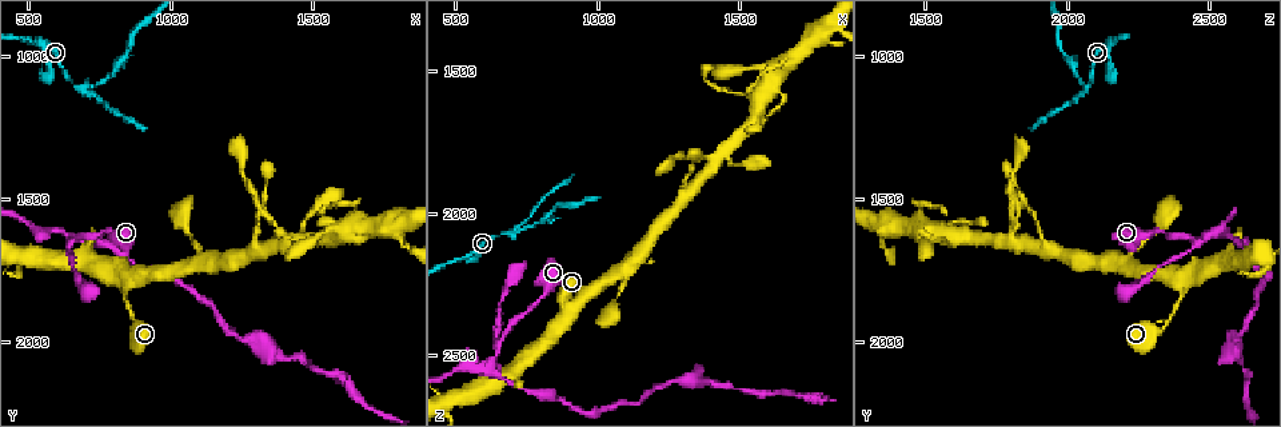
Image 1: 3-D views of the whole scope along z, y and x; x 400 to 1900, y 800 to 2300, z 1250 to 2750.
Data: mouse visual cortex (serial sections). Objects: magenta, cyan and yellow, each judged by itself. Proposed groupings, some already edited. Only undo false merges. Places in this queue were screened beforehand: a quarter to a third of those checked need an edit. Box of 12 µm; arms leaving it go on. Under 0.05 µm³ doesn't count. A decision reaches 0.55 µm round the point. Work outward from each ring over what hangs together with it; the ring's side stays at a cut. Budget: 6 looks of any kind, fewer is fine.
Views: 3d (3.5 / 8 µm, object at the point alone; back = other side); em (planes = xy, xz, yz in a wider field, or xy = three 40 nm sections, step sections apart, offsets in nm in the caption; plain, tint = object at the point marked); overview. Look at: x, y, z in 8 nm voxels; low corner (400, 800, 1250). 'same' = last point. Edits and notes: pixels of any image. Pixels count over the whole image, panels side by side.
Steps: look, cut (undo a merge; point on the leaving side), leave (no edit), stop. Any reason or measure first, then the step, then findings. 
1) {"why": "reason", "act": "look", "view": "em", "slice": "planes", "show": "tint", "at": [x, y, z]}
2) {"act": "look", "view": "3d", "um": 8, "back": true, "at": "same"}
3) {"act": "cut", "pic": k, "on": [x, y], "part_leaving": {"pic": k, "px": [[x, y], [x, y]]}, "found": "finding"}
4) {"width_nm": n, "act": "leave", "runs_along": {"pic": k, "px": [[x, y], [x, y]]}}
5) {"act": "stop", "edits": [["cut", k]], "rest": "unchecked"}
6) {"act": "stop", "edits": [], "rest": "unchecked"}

{"why": "narrows sharply", "act": "look", "view": "3d", "um": 3.5, "at": [660, 1100, 2080]}

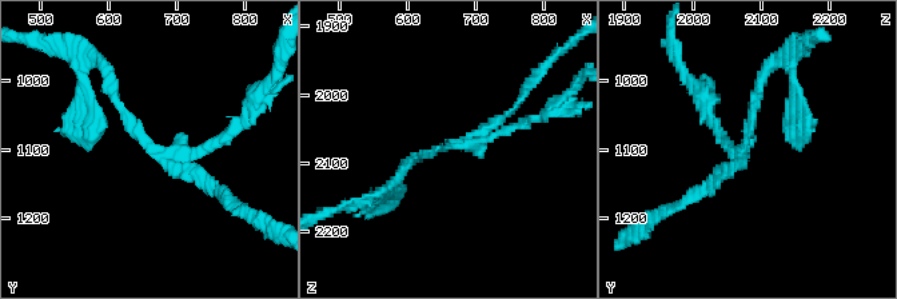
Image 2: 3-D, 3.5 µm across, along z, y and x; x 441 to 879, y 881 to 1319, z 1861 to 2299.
{"why": "need the tissue", "act": "look", "view": "em", "slice": "xy", "step": 1, "show": "tint", "at": [660, 1095, 2075]}

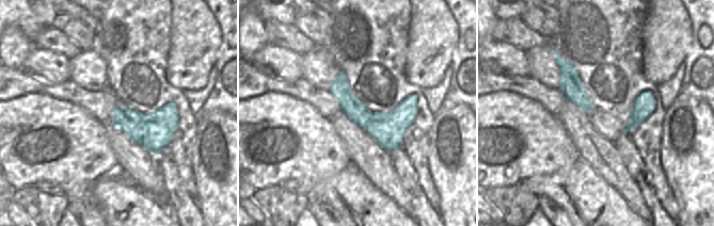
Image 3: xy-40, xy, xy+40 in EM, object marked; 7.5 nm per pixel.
{"width_nm": 240, "act": "cut", "pic": 2, "on": [231, 131], "part_leaving": {"pic": 2, "px": [[195, 151], [240, 123], [276, 66]]}, "found": "two cells meet here"}

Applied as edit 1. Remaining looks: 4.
{"act": "look", "view": "overview"}

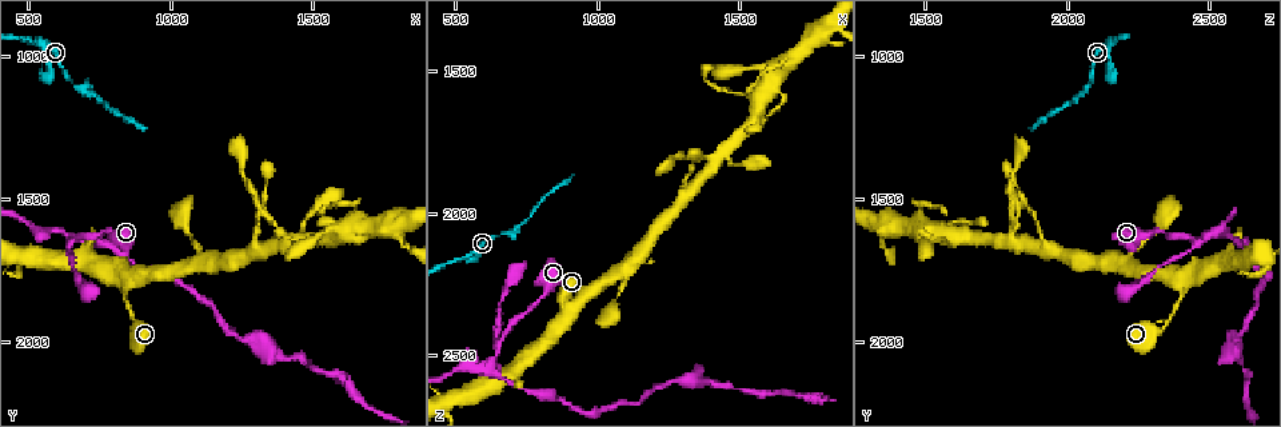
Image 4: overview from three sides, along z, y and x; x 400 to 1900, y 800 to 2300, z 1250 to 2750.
{"act": "look", "view": "3d", "um": 8, "at": [660, 1650, 2460]}

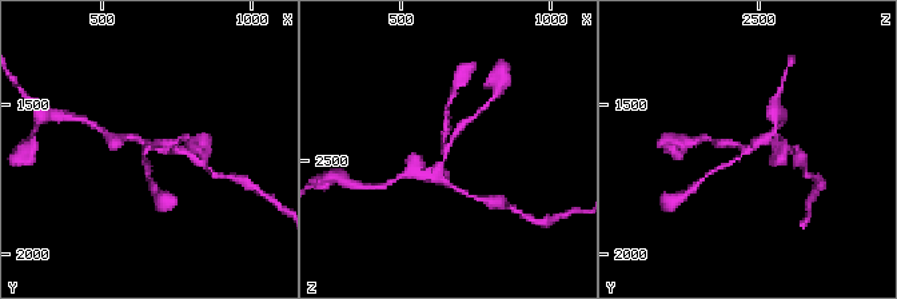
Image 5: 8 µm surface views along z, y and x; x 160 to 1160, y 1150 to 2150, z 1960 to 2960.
{"arms": 4, "arm_widths_nm": [150, 150, 200, 200], "why": "shape alone is not enough", "act": "look", "view": "em", "slice": "xy", "step": 3, "show": "tint", "at": [660, 1660, 2450]}

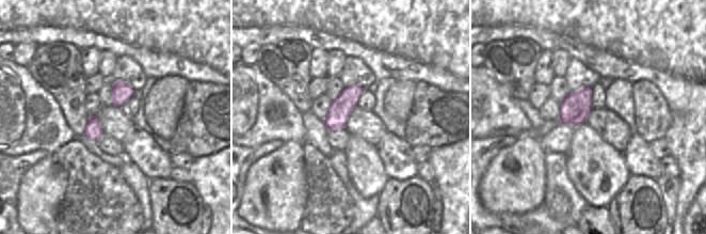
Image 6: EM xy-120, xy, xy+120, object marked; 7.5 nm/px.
{"act": "leave", "found": "all the same cell"}

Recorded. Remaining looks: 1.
{"act": "stop", "edits": [["cut", 2]], "rest": "unchecked"}

